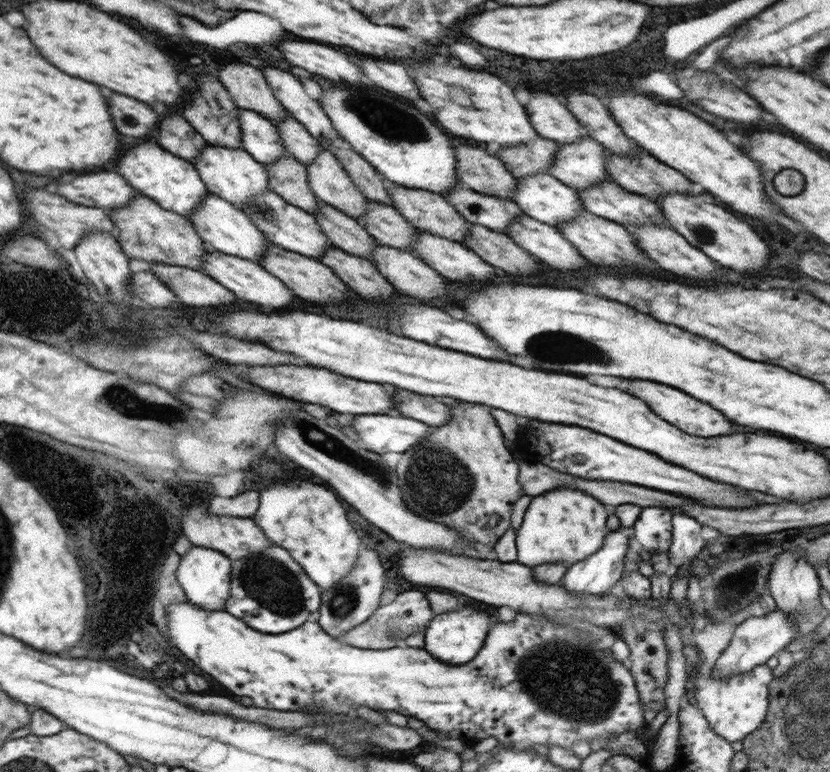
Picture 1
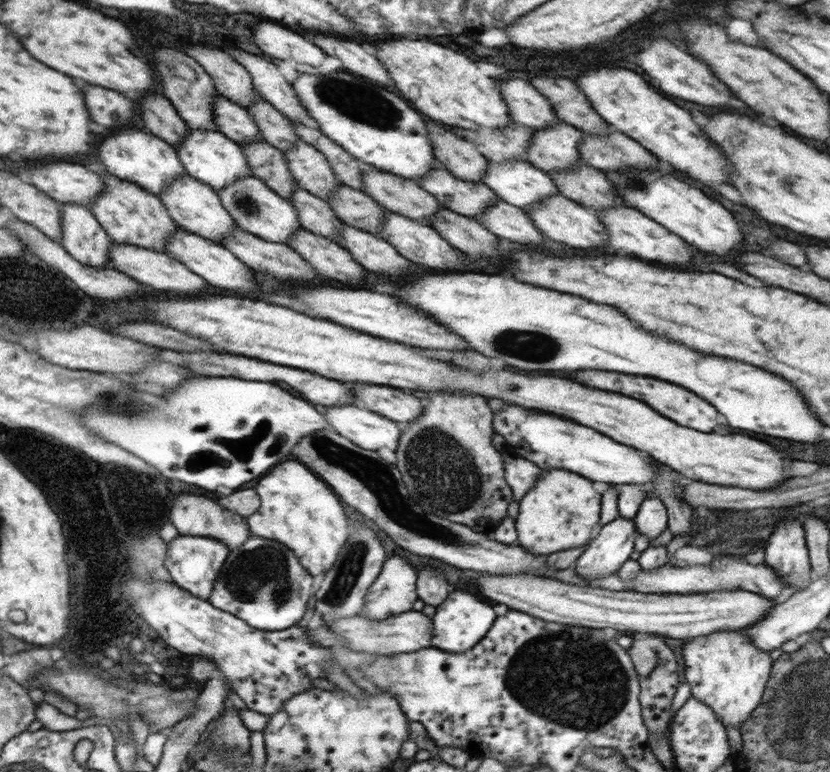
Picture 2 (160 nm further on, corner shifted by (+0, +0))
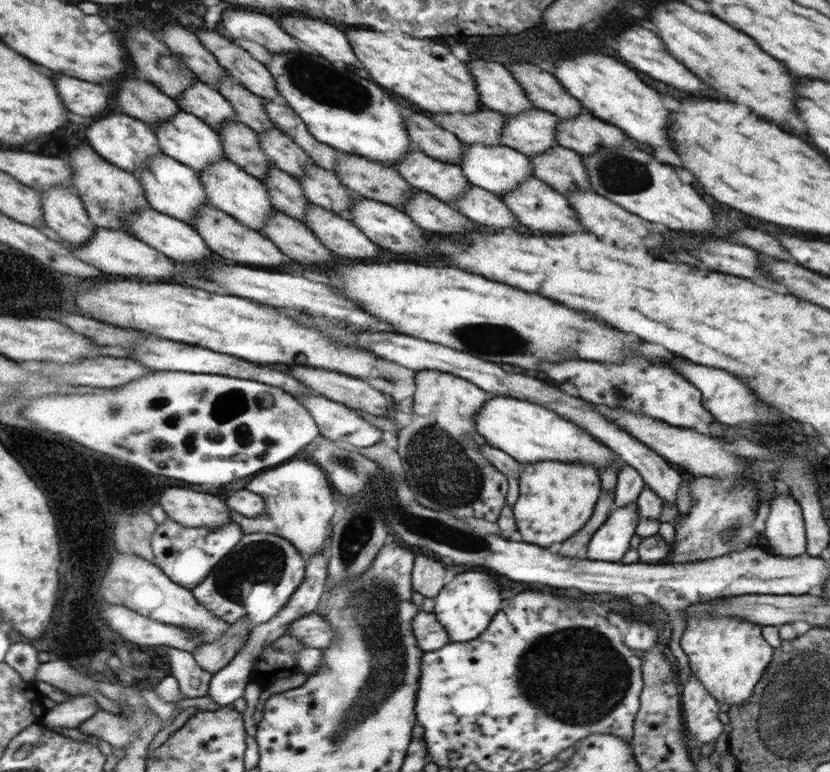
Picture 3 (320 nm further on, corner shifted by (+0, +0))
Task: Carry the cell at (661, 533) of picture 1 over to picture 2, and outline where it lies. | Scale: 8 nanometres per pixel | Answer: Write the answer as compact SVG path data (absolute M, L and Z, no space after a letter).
M645 498L633 518L638 533L655 539L667 526L667 508L656 498Z

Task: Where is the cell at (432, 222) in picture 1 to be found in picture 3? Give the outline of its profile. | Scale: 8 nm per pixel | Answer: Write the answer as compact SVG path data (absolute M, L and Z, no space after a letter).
M340 152L338 154L335 172L340 179L340 183L357 195L374 199L396 208L403 208L403 204L409 199L409 194L416 191L406 183L406 180L392 166L378 161L371 161L368 157L352 153Z

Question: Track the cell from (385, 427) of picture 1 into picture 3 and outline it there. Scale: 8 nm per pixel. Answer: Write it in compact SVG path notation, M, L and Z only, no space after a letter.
M300 395L296 399L309 410L319 434L330 440L344 440L346 444L366 448L374 446L382 438L383 430L372 426L342 404L330 402L322 396Z

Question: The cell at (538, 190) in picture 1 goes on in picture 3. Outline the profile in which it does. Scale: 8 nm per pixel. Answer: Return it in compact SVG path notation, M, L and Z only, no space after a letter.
M464 145L463 155L459 165L464 171L468 181L470 181L470 184L485 188L496 196L512 192L516 190L520 184L528 182L530 177L534 177L529 157L503 145Z

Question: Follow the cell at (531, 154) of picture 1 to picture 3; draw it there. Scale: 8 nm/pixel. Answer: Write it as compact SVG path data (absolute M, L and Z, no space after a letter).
M486 108L473 113L426 113L437 126L455 134L465 145L502 146L506 116L495 110Z

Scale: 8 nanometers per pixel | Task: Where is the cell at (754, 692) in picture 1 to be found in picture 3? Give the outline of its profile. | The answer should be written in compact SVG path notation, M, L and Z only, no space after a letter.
M690 618L680 642L690 660L691 675L718 701L738 706L764 676L774 649L762 637L762 626L738 618Z

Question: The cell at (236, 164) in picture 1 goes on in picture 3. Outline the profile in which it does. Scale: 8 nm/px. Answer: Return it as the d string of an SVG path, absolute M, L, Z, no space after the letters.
M180 110L168 122L160 122L151 128L164 154L178 159L178 162L184 163L197 172L220 159L228 159L224 156L224 147L222 147L217 131L189 112Z

